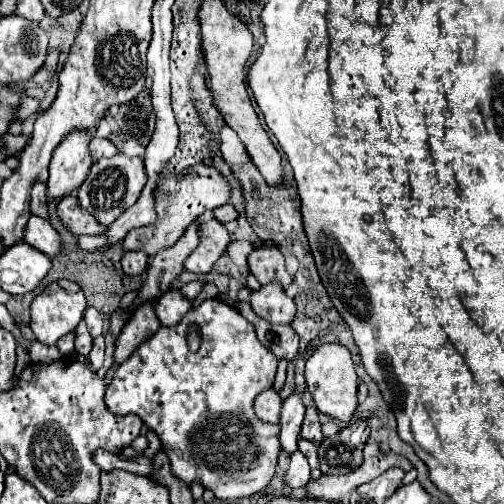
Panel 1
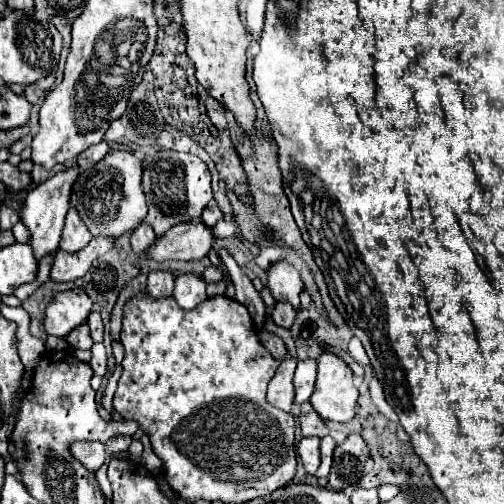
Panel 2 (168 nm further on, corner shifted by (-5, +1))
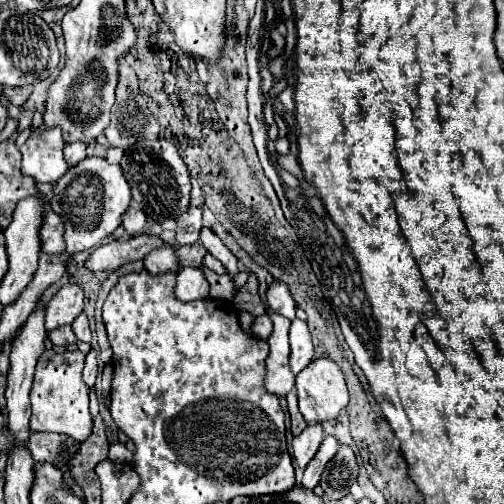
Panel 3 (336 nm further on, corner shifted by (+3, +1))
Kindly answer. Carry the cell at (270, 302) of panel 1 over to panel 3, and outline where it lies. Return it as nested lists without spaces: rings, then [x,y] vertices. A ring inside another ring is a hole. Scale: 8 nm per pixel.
[[[264,314],[264,316],[254,318],[252,330],[254,330],[254,334],[256,334],[258,338],[264,338],[264,340],[266,340],[266,338],[272,334],[272,320],[270,320],[270,316]]]

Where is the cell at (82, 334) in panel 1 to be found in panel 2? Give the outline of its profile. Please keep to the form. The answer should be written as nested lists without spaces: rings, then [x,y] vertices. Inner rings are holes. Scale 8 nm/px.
[[[80,324],[78,328],[74,328],[68,336],[66,336],[66,342],[72,346],[72,348],[80,348],[80,350],[90,350],[92,348],[92,338],[90,338],[90,330],[88,330],[88,324]]]

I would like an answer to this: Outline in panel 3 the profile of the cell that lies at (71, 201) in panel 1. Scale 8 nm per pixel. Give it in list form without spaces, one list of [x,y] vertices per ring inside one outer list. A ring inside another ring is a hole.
[[[52,208],[46,210],[44,228],[40,230],[40,240],[42,240],[42,252],[46,254],[58,254],[66,250],[64,222],[60,216],[56,216],[56,212],[52,212]]]

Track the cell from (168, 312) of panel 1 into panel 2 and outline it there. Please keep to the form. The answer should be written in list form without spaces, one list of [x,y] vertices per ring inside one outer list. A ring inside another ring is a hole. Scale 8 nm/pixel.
[[[188,272],[188,274],[180,274],[176,278],[176,286],[174,286],[174,298],[180,304],[180,308],[196,308],[200,302],[204,302],[206,296],[206,282],[200,274]]]

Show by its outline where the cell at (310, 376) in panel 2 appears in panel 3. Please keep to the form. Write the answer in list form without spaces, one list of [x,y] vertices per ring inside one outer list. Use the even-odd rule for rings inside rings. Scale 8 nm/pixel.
[[[292,320],[292,328],[290,328],[290,370],[294,376],[298,376],[314,358],[314,346],[310,340],[310,332],[306,322],[302,320]]]

